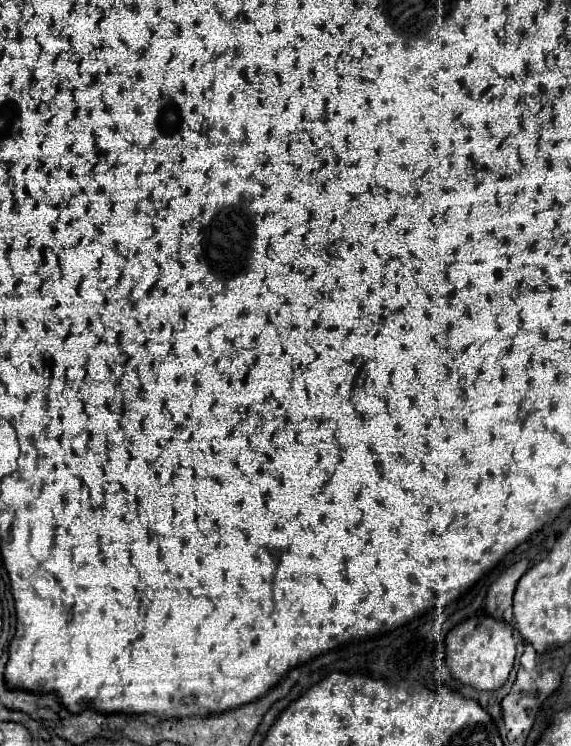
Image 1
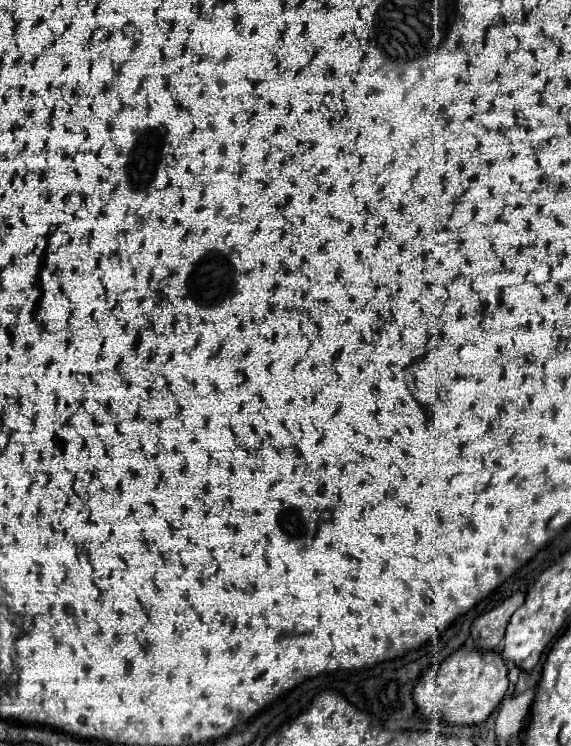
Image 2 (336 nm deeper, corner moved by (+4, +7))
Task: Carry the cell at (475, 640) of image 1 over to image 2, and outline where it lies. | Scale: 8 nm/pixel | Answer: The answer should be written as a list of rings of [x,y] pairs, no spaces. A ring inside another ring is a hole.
[[[460,647],[446,657],[440,669],[428,671],[414,687],[414,703],[428,719],[443,720],[454,725],[472,725],[486,721],[498,707],[508,689],[506,663],[498,651]]]

